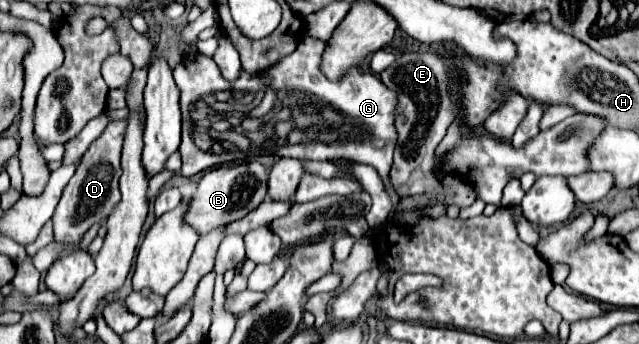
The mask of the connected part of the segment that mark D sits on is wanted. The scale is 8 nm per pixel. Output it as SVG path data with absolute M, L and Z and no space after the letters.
M111 122L105 132L89 146L89 150L83 154L81 164L77 166L77 172L69 180L69 184L63 190L63 196L57 204L57 210L53 214L53 228L55 228L55 240L61 242L79 242L81 236L97 224L101 218L111 216L113 208L121 200L119 192L119 178L121 178L121 146L123 146L123 134L125 128L121 128L119 122Z

